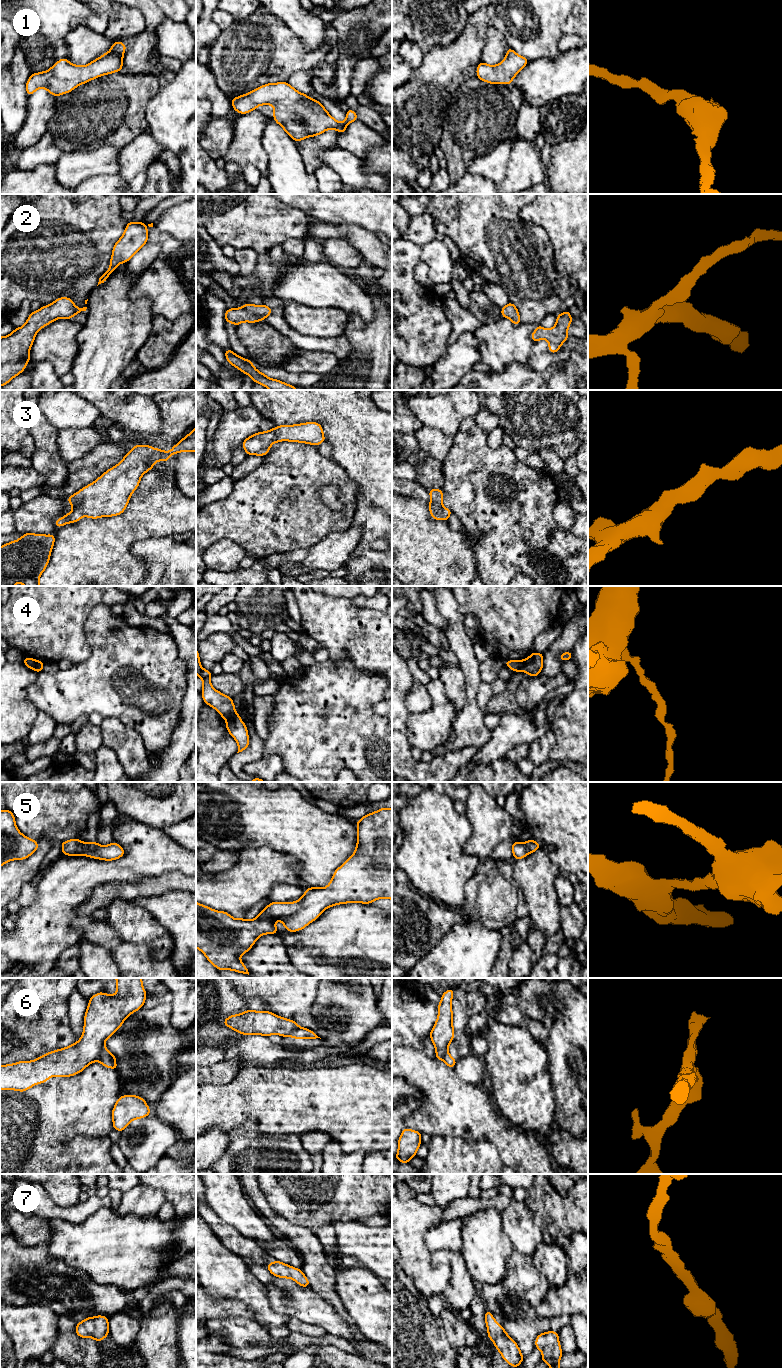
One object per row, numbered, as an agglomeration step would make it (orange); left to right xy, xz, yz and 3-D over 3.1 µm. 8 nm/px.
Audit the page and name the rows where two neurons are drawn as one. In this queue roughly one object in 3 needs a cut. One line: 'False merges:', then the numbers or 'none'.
False merges: 4, 6

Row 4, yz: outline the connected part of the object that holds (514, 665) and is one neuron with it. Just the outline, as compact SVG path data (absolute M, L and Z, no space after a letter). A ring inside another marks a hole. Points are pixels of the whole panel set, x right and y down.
M523 660L504 661L504 665L508 666L508 667L509 667L510 669L512 669L514 672L520 671L522 664L523 664Z

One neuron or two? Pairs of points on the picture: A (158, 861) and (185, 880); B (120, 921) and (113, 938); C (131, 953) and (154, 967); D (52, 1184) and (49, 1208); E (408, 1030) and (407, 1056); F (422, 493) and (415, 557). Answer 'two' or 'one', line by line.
A: two
B: two
C: one
D: two
E: two
F: two

